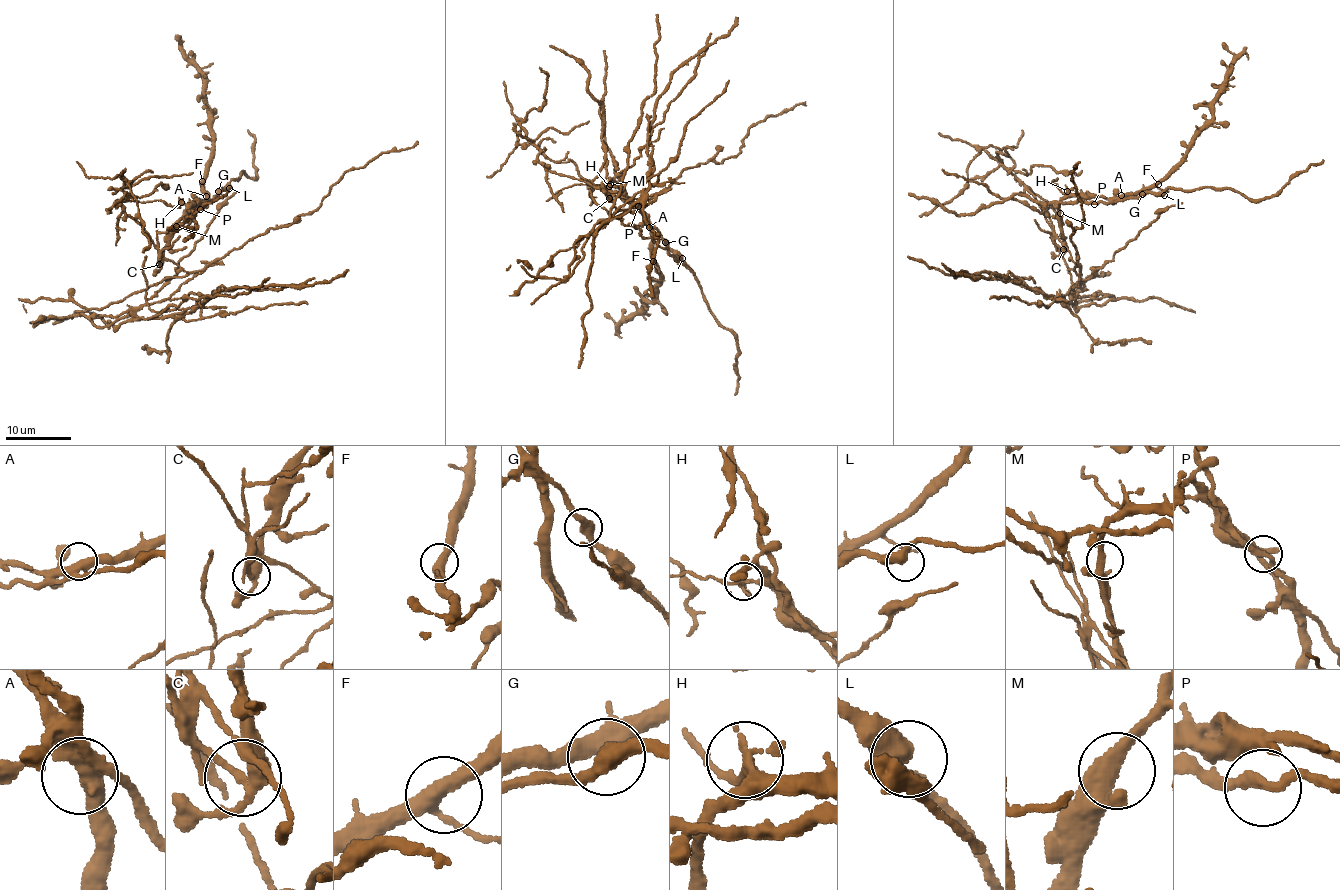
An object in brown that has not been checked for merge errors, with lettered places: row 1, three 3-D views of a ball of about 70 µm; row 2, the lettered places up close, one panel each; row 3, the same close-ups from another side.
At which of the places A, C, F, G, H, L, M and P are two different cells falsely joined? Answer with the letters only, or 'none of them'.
C, H

